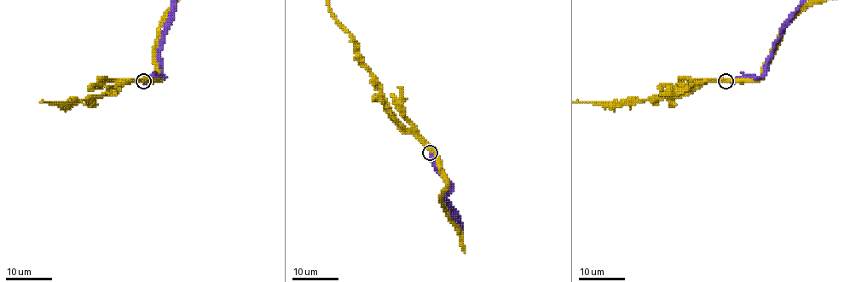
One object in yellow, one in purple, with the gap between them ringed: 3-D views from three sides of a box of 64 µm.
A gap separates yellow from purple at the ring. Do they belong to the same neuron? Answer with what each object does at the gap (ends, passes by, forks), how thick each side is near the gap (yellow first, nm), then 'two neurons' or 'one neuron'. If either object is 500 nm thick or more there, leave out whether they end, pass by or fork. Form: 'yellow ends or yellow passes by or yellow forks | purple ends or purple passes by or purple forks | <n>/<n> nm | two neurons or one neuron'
500/190 nm | two neurons

